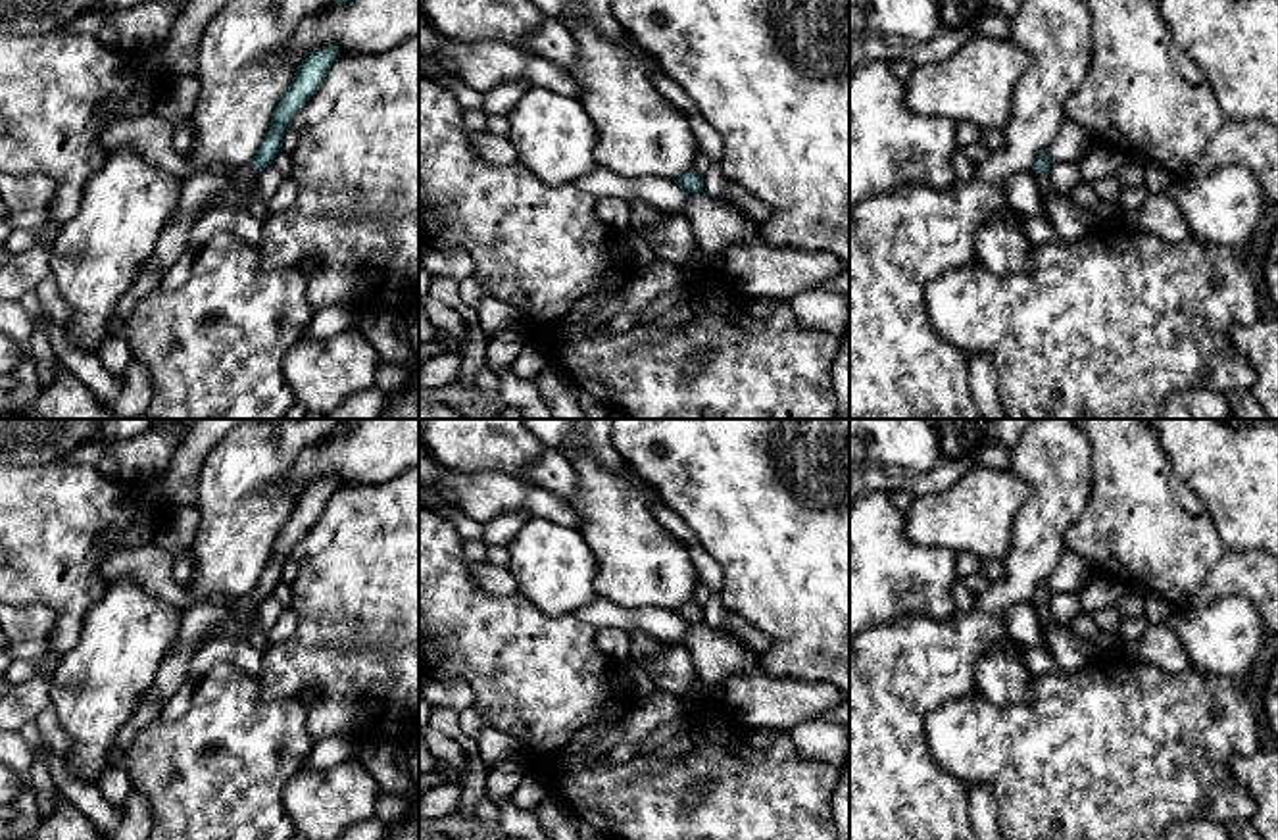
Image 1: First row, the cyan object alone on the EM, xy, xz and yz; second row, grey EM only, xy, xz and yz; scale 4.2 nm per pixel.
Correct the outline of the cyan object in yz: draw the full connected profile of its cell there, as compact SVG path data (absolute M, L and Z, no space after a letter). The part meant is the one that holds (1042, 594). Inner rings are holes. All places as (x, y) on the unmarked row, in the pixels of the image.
M1047 582L1040 584L1032 604L1047 644L1047 652L1059 669L1076 673L1094 657L1111 657L1126 650L1118 644L1107 652L1099 652L1090 640L1074 636L1069 625L1055 623L1049 611L1049 594L1051 590Z

